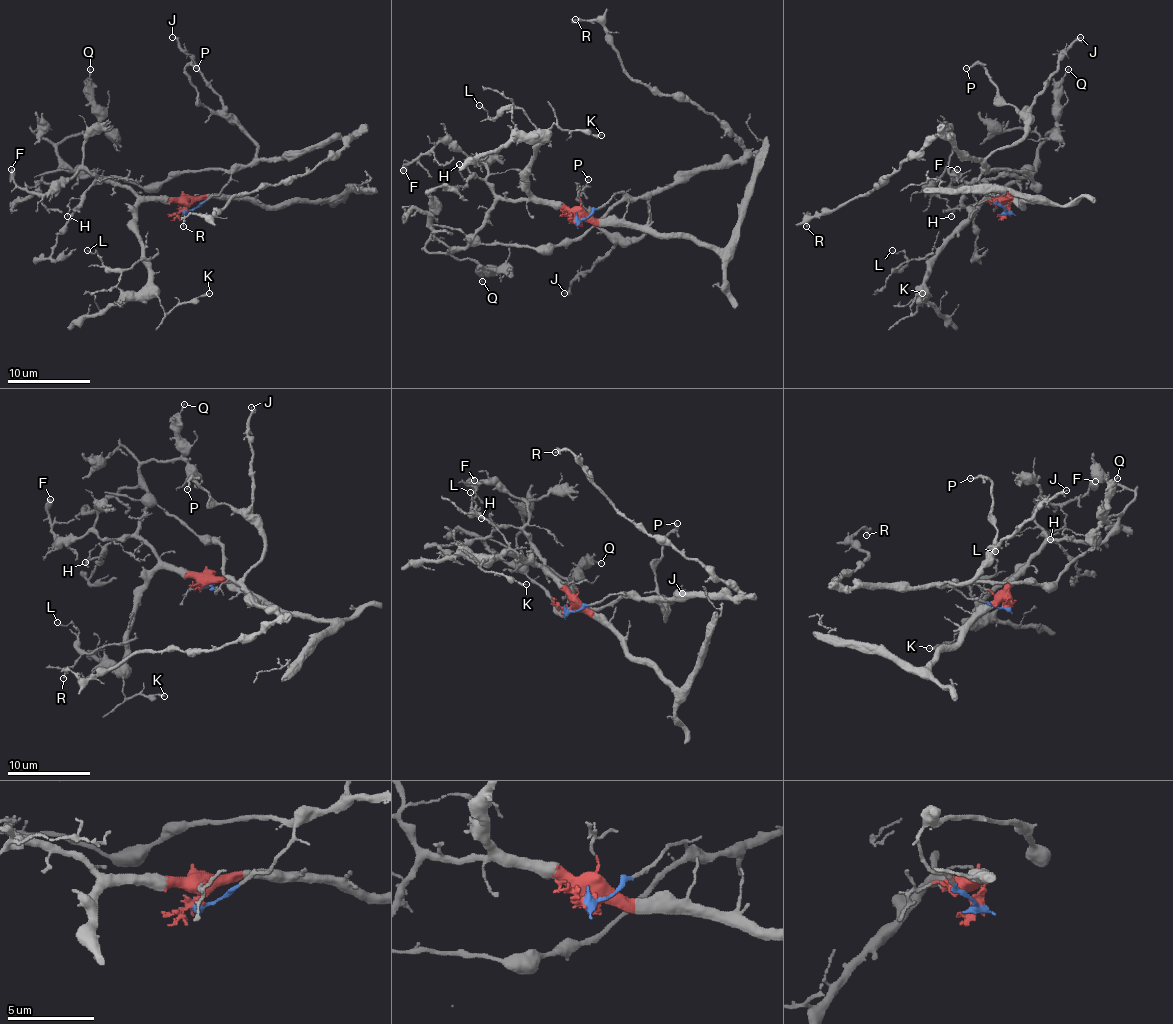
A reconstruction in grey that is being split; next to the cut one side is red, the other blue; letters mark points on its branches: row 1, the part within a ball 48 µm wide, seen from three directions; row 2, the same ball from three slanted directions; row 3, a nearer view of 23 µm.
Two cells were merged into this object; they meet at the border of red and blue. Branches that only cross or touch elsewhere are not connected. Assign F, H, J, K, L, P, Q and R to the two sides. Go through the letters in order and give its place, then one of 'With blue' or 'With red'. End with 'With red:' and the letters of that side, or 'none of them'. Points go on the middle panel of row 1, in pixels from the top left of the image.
F: Place: (403, 170). With red
H: Place: (459, 164). With red
J: Place: (564, 293). With blue
K: Place: (601, 135). With red
L: Place: (479, 105). With red
P: Place: (588, 179). With blue
Q: Place: (482, 281). With red
R: Place: (575, 19). With blue
With red: F, H, K, L, Q

